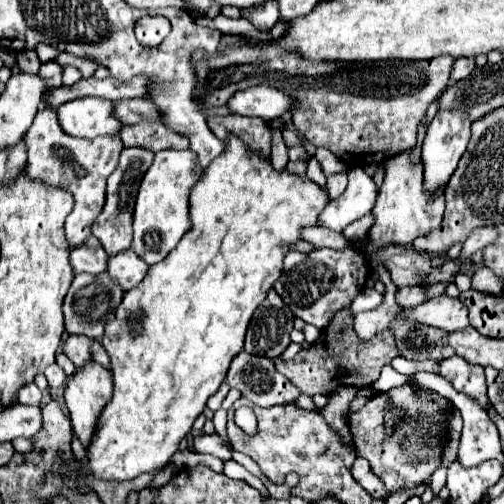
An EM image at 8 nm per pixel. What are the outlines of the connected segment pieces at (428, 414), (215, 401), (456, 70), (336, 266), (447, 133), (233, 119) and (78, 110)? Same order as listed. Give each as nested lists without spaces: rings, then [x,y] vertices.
[[[412,387],[412,401],[398,407],[398,409],[406,409],[408,413],[398,415],[390,433],[384,427],[384,415],[388,413],[386,409],[388,401],[396,407],[396,389],[388,393],[372,395],[360,411],[348,415],[348,427],[354,435],[356,457],[362,457],[370,463],[372,473],[386,485],[388,493],[412,491],[420,487],[442,465],[442,451],[448,437],[448,419],[454,405],[450,405],[450,399],[434,391],[428,391],[428,393],[432,393],[436,401],[428,405],[426,395],[422,393],[426,391],[424,389],[418,391],[418,387]]]
[[[222,383],[220,385],[220,389],[208,399],[208,409],[212,409],[212,411],[218,411],[220,409],[220,403],[222,403],[222,399],[226,397],[226,393],[230,391],[230,387],[226,385],[226,383]]]
[[[456,59],[450,71],[450,79],[452,81],[460,81],[464,77],[468,77],[474,69],[474,59]]]
[[[346,247],[344,251],[314,249],[312,253],[290,251],[274,289],[296,317],[318,329],[326,329],[336,311],[346,309],[354,301],[354,267],[364,267],[362,261],[362,253],[354,247]]]
[[[440,111],[428,127],[424,145],[422,145],[422,167],[424,167],[424,191],[428,197],[434,197],[438,191],[446,189],[450,175],[456,171],[456,165],[466,151],[470,141],[470,119],[458,111]]]
[[[224,115],[224,117],[208,117],[206,119],[210,131],[226,141],[228,133],[238,135],[250,149],[258,149],[270,157],[270,139],[268,139],[268,125],[258,117],[242,117],[242,115]]]
[[[82,97],[56,109],[62,131],[70,137],[94,139],[98,135],[118,133],[122,123],[112,115],[112,103],[98,97]]]

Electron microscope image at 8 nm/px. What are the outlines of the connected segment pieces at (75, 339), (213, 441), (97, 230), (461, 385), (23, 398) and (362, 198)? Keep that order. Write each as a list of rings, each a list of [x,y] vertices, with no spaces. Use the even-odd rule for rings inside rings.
[[[70,335],[64,345],[64,353],[80,369],[92,361],[92,351],[90,351],[92,343],[94,339],[86,339],[86,335]]]
[[[198,435],[194,437],[194,451],[196,453],[210,453],[218,459],[230,459],[230,449],[218,435]]]
[[[128,147],[120,155],[120,163],[118,163],[116,171],[108,177],[106,203],[104,203],[102,213],[98,215],[98,219],[92,225],[92,235],[102,243],[102,247],[106,249],[108,255],[114,255],[114,253],[130,247],[130,241],[132,241],[132,209],[134,209],[134,201],[138,195],[140,181],[142,181],[144,173],[148,171],[148,167],[152,165],[152,159],[154,159],[152,151],[144,151],[140,147],[132,147],[132,149]]]
[[[454,355],[450,359],[442,359],[438,375],[448,379],[454,389],[478,399],[478,403],[486,409],[488,397],[486,397],[484,369],[480,365],[470,365],[462,357]]]
[[[34,383],[24,385],[18,391],[18,403],[28,405],[28,407],[40,407],[40,403],[42,403],[42,391]]]
[[[360,167],[348,171],[348,187],[346,191],[330,201],[330,205],[320,215],[320,225],[332,231],[342,231],[352,221],[368,215],[376,203],[378,187],[370,175],[366,175]]]

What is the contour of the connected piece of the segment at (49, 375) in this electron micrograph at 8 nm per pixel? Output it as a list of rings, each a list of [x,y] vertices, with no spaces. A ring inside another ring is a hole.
[[[56,363],[50,365],[50,367],[44,371],[44,375],[46,375],[46,379],[48,379],[50,389],[58,389],[58,387],[62,387],[64,381],[66,381],[66,373],[64,373]]]

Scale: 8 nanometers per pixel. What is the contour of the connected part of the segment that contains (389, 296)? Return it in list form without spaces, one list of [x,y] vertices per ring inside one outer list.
[[[384,267],[376,269],[376,277],[386,285],[384,291],[384,303],[378,309],[372,311],[364,311],[354,315],[354,329],[360,341],[370,341],[372,335],[378,335],[382,329],[386,329],[392,323],[392,315],[400,309],[400,305],[396,303],[394,295],[396,295],[396,287],[390,281],[388,273]]]

